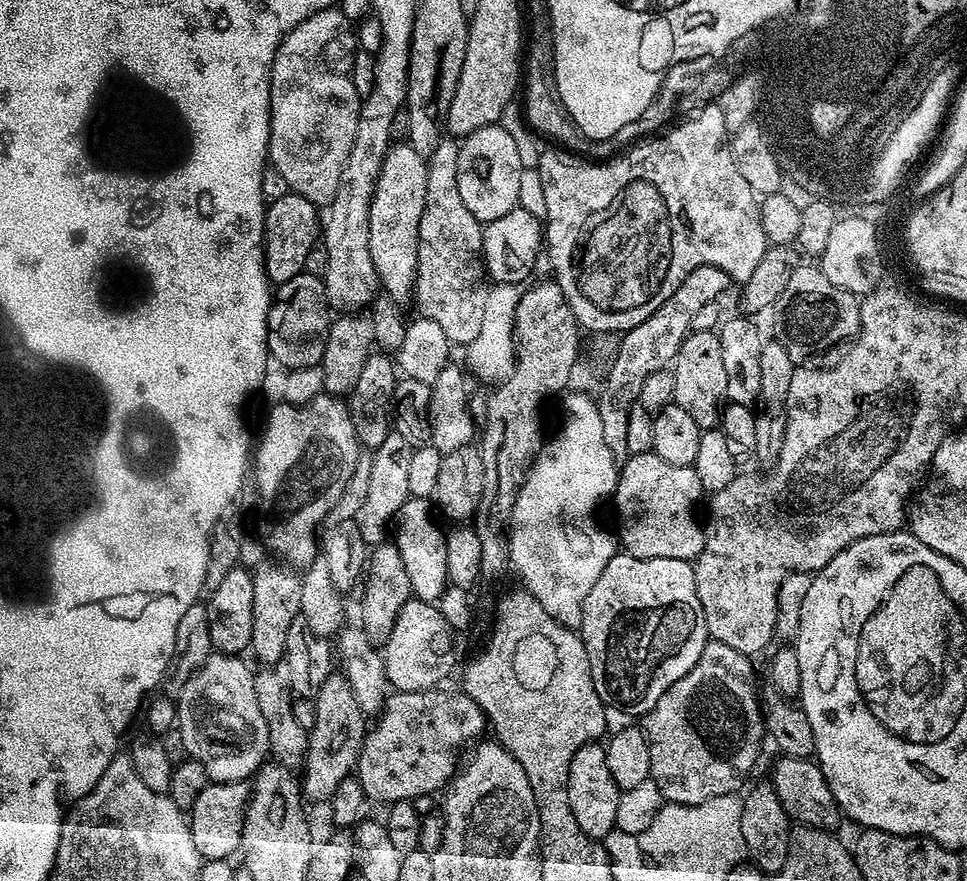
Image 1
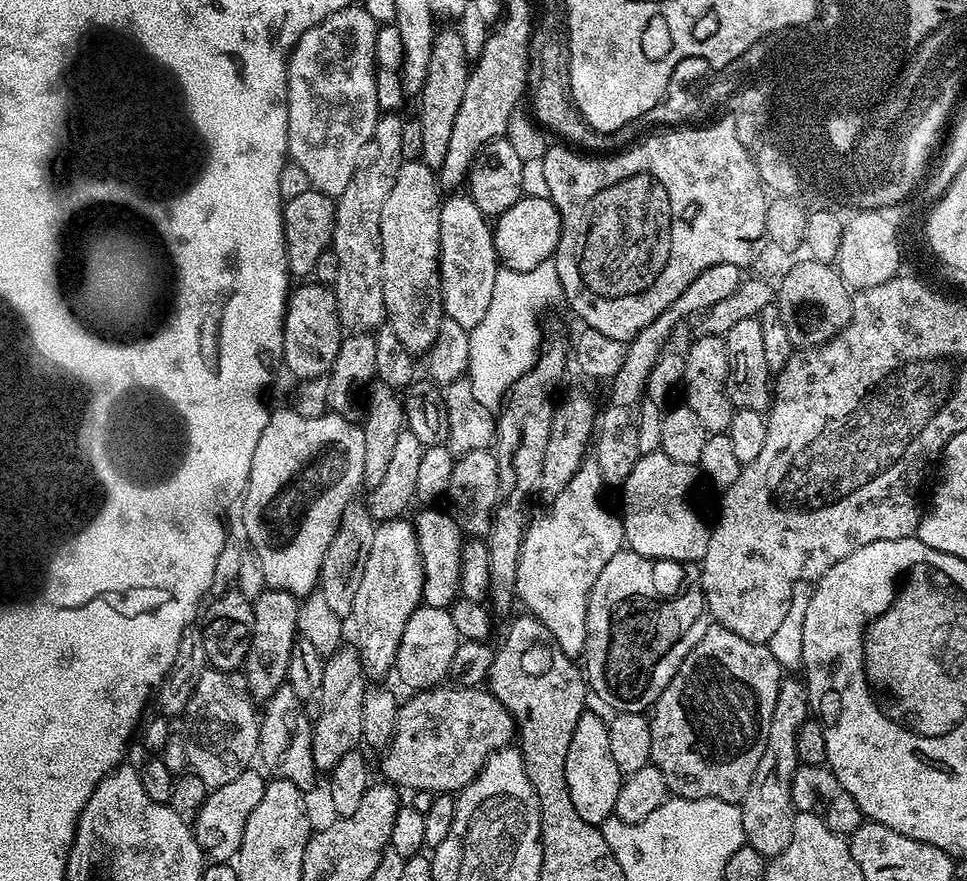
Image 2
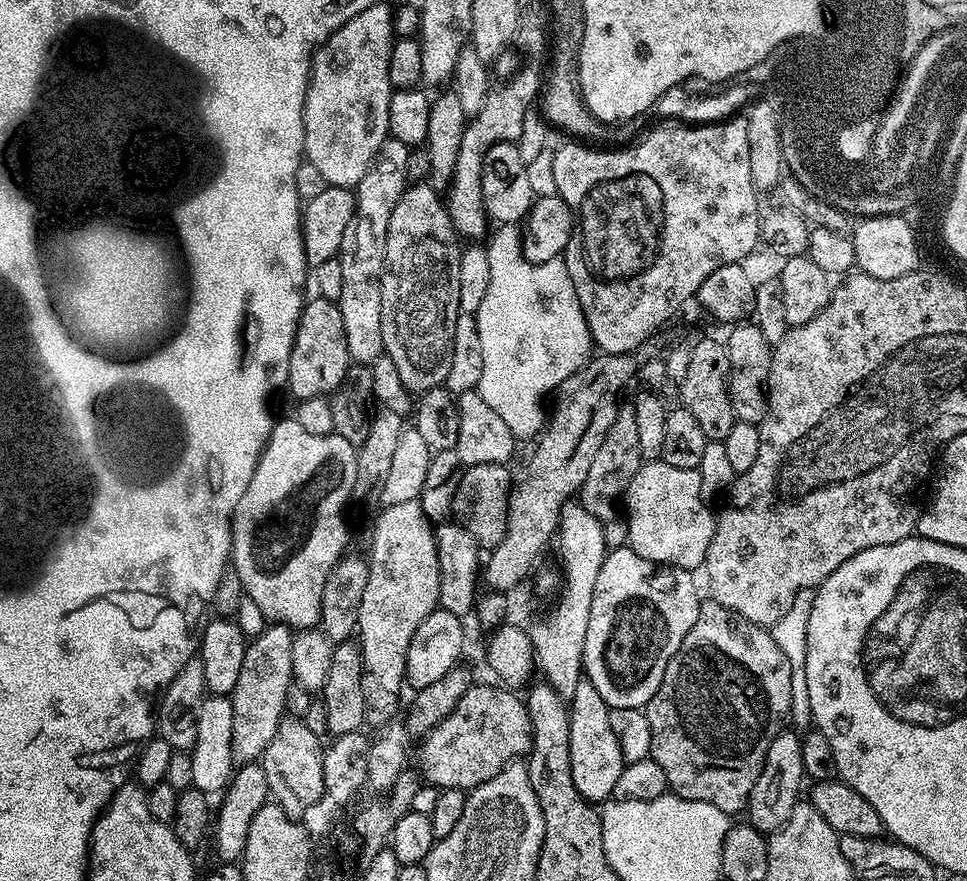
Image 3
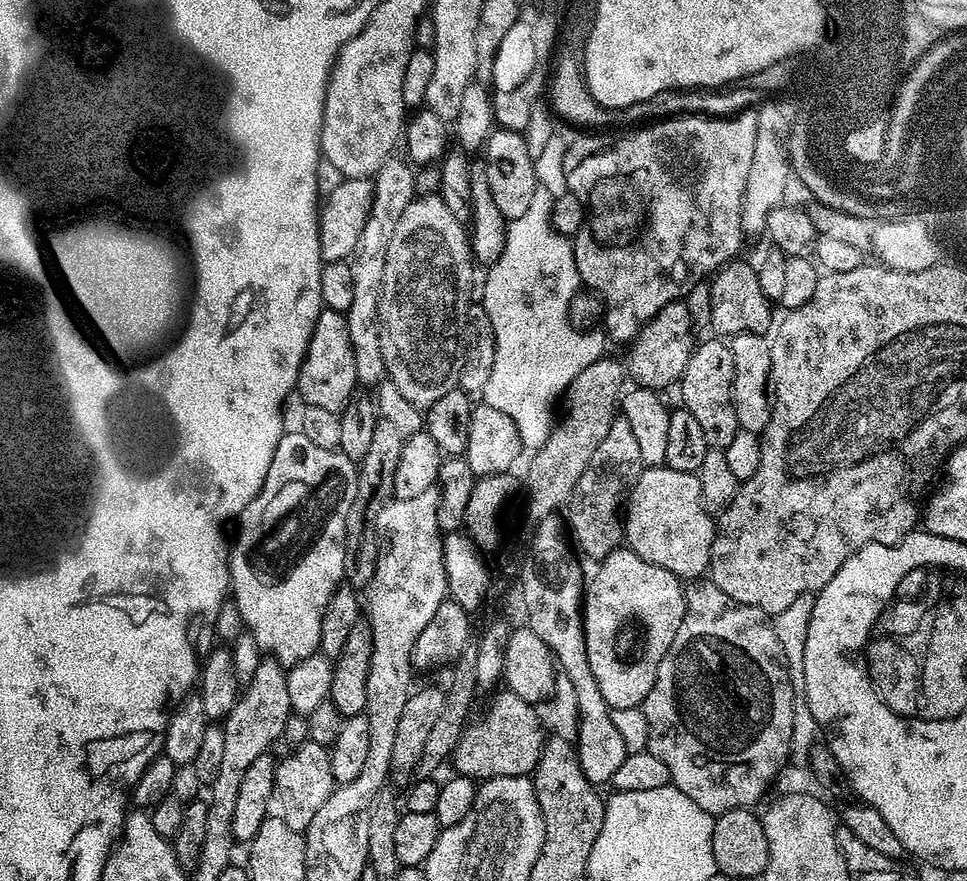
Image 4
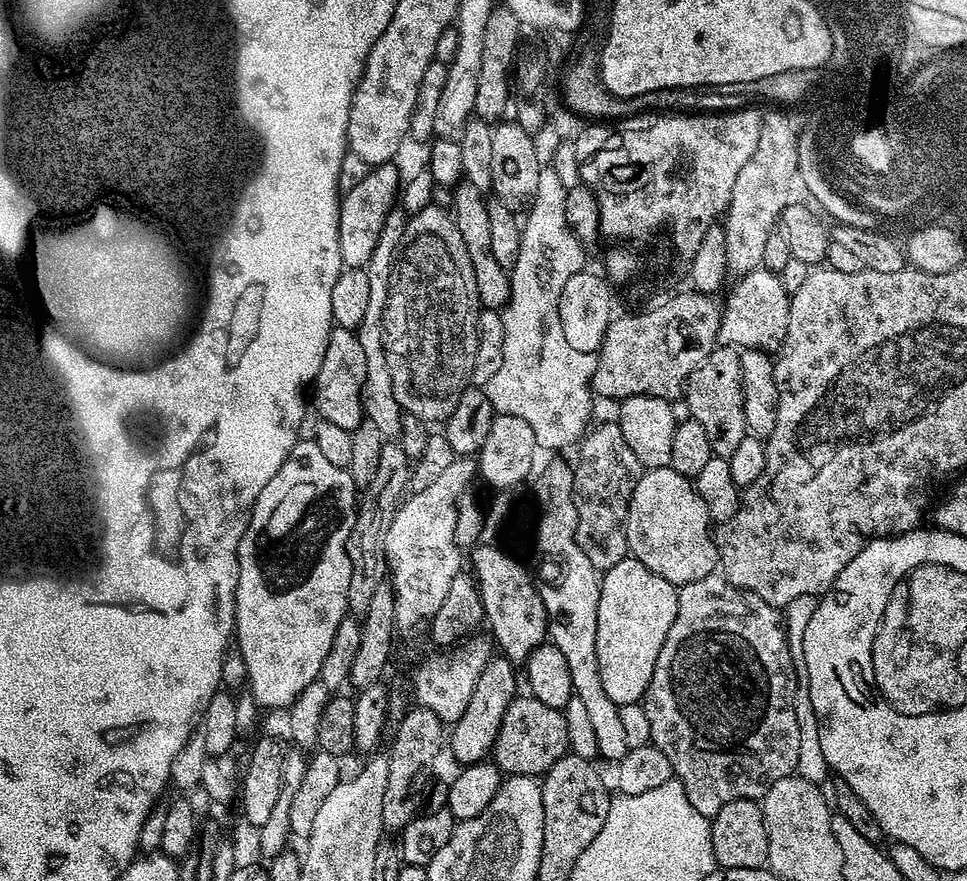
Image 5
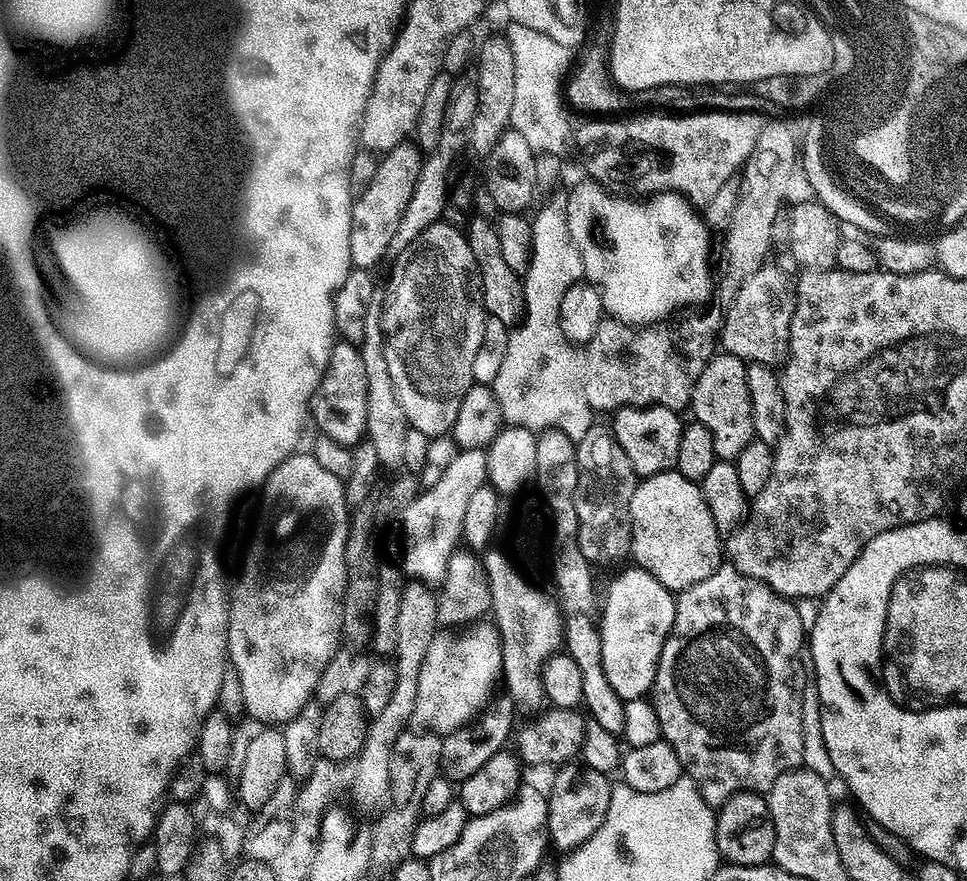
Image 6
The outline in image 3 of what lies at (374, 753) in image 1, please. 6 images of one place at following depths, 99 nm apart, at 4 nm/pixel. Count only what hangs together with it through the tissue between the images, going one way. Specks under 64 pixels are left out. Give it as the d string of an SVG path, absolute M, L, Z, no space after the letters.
M473 683L470 688L458 699L456 709L446 718L439 720L433 728L423 737L420 749L415 749L414 764L418 769L425 785L433 784L433 789L463 788L471 790L477 788L482 782L490 782L494 774L521 758L527 757L532 750L532 723L528 713L527 703L520 700L515 691L503 686L492 684Z

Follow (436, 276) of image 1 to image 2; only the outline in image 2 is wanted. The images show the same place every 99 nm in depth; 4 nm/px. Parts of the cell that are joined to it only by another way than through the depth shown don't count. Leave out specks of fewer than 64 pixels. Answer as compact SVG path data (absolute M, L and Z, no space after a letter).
M452 194L440 205L440 298L444 303L444 315L449 320L458 322L458 326L470 330L482 322L482 317L486 315L486 310L490 306L490 298L494 298L494 278L498 271L498 261L494 250L494 238L492 237L493 225L486 219L484 213L478 210L478 206L467 194Z

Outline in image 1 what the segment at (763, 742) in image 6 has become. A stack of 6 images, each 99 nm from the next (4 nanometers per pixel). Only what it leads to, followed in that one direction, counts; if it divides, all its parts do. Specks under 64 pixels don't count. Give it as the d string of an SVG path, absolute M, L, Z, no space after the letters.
M709 639L707 646L702 650L702 658L698 658L698 662L694 662L694 666L682 678L678 678L678 682L674 682L674 686L670 686L666 690L666 694L662 694L662 698L658 698L658 702L645 712L642 717L642 727L644 729L644 737L648 739L650 746L650 770L652 771L651 779L658 786L658 790L663 794L665 801L669 804L701 804L703 800L713 796L731 796L739 793L740 787L744 784L744 779L748 776L748 771L756 764L756 759L761 759L761 744L765 738L764 730L764 714L762 711L761 693L756 693L756 680L752 677L753 661L746 654L742 654L738 650L734 650L734 646L726 646L726 642L718 642Z

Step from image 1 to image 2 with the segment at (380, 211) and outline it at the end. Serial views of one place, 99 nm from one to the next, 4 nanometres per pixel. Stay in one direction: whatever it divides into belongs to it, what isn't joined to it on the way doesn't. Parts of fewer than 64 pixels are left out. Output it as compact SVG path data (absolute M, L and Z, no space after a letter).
M412 160L401 163L394 190L390 190L390 195L386 197L386 203L382 206L380 215L380 249L382 250L382 294L384 295L384 315L387 327L391 328L402 346L411 354L427 353L440 333L440 323L446 319L444 315L444 303L440 298L440 205L442 203L442 193L438 183L438 176L433 169L426 167L420 160Z

